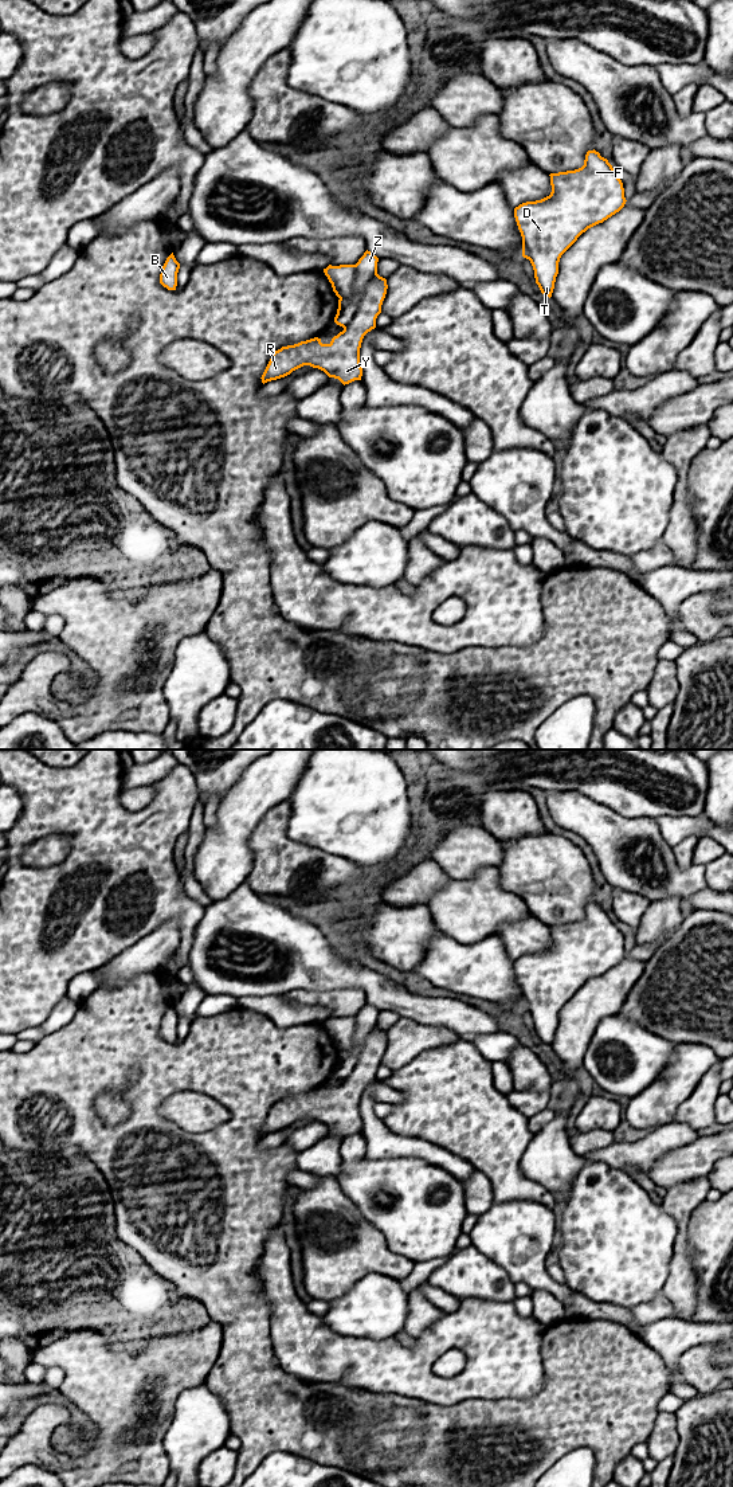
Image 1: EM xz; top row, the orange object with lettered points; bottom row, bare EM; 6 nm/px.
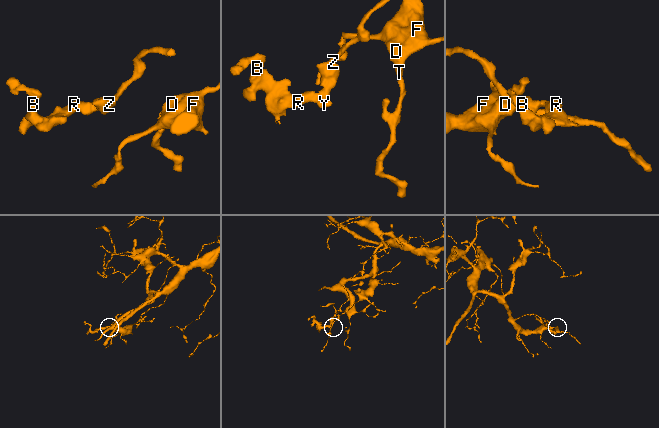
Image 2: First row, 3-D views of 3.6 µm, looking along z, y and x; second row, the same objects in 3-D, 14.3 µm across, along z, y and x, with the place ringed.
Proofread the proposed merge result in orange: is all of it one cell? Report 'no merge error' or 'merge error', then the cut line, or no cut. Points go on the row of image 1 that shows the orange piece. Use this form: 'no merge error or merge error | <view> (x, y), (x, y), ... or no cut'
merge error | xz (376, 272), (360, 290), (352, 288)

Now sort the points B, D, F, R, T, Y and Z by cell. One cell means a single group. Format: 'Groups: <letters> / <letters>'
Groups: B R Y / D F T Z

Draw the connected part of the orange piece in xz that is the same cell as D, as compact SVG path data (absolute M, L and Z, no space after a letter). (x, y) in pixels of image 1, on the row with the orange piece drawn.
M588 150L584 165L550 173L549 196L514 208L522 236L522 257L529 259L536 283L552 297L561 255L588 228L603 223L624 204L622 180L599 152Z

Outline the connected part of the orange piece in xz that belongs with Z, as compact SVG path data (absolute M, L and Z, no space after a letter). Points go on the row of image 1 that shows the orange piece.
M368 250L364 253L356 263L354 290L361 291L365 287L366 281L377 273L377 262L379 258L373 253Z

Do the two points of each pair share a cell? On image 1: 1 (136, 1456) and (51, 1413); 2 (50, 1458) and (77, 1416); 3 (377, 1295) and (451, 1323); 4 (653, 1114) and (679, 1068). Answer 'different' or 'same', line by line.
1: same
2: different
3: different
4: same

